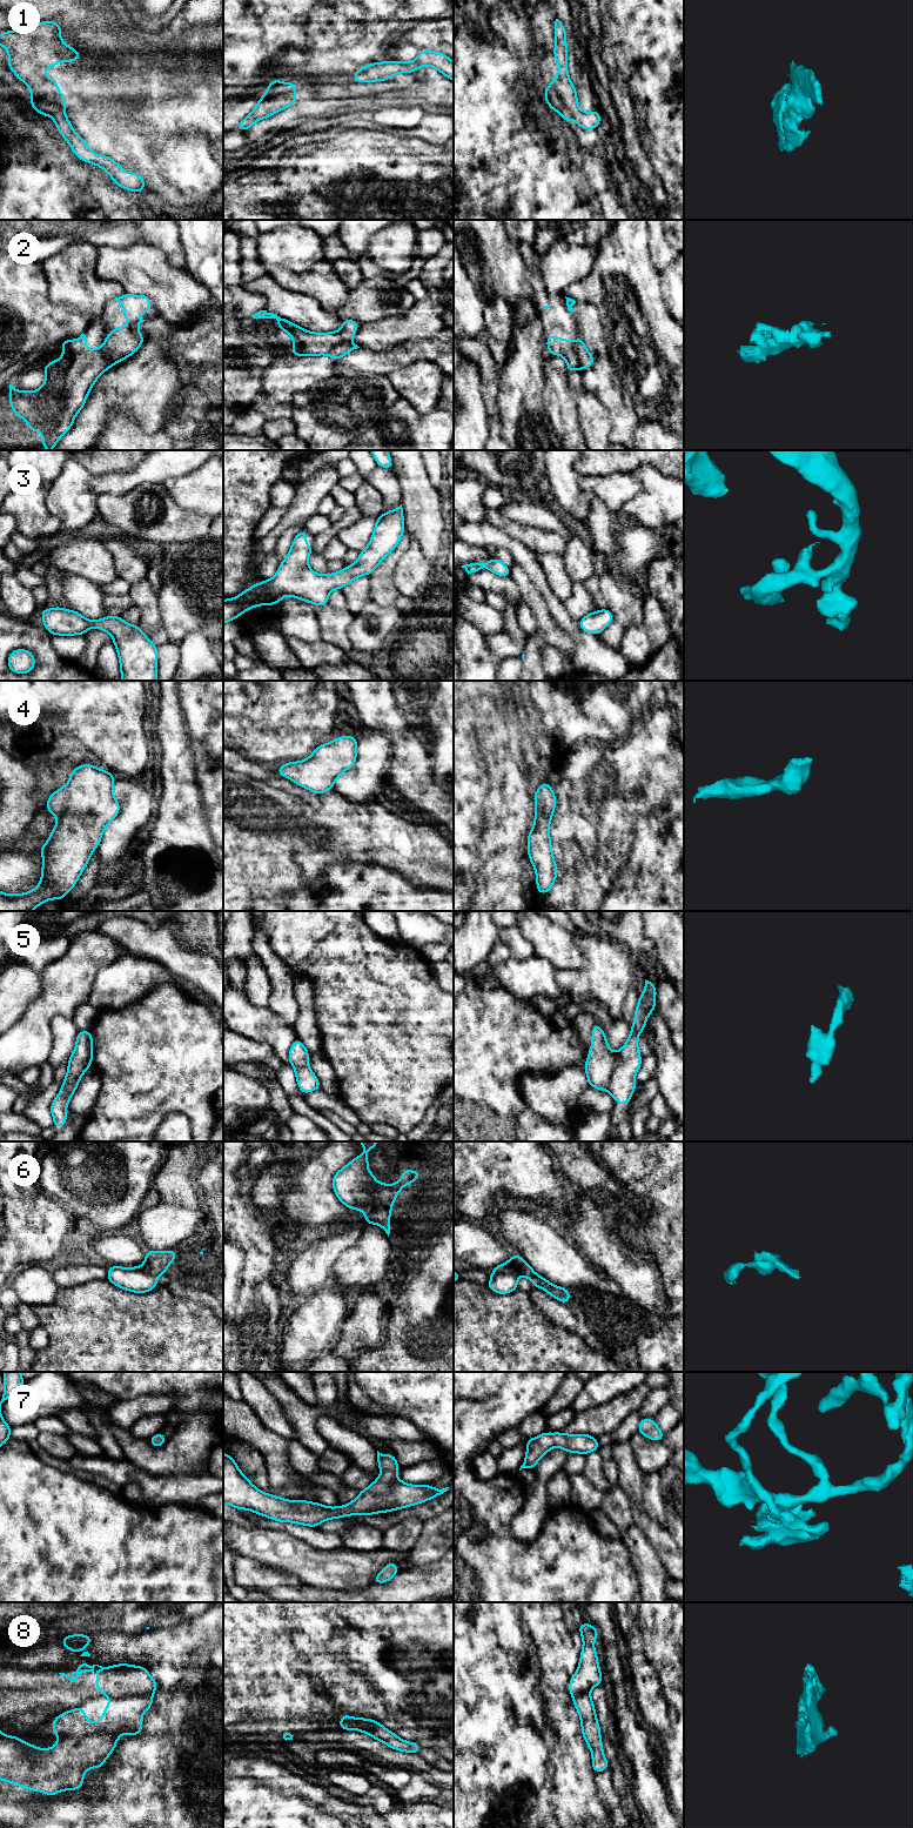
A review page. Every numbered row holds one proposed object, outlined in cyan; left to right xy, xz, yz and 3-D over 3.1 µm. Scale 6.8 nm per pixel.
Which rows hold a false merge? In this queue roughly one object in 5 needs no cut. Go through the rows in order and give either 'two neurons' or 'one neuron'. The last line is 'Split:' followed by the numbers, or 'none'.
1: two neurons
2: two neurons
3: one neuron
4: one neuron
5: two neurons
6: two neurons
7: one neuron
8: two neurons
Split: 1, 2, 5, 6, 8

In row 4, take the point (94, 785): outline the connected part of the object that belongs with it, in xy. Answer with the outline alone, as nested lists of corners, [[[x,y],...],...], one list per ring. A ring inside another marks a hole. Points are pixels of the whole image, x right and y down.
[[[82,764],[71,772],[66,785],[48,797],[46,810],[56,817],[56,825],[52,830],[46,844],[38,849],[43,856],[40,883],[36,889],[20,895],[0,892],[0,911],[33,911],[46,900],[61,900],[68,895],[89,862],[92,851],[98,849],[103,830],[120,812],[120,803],[113,795],[114,779],[115,776],[106,770],[90,764]]]

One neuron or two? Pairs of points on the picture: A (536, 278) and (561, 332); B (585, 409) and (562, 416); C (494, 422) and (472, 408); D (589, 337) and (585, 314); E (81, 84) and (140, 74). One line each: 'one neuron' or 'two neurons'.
A: one neuron
B: two neurons
C: two neurons
D: one neuron
E: one neuron

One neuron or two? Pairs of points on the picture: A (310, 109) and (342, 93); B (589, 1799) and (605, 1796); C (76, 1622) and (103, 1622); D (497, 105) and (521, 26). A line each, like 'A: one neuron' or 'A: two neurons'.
A: two neurons
B: two neurons
C: one neuron
D: one neuron

